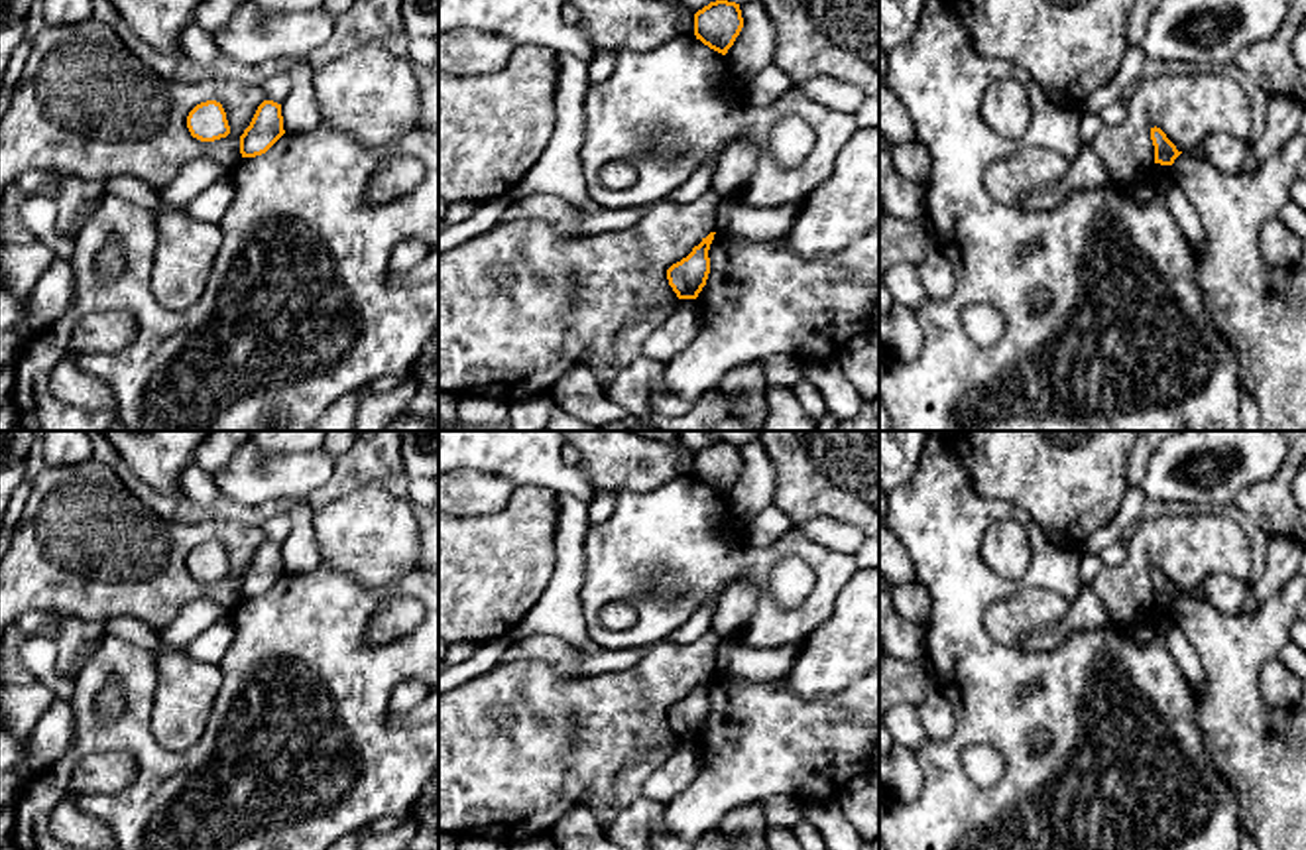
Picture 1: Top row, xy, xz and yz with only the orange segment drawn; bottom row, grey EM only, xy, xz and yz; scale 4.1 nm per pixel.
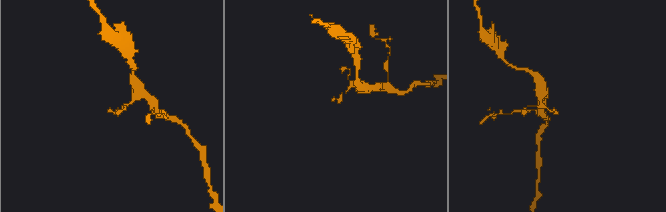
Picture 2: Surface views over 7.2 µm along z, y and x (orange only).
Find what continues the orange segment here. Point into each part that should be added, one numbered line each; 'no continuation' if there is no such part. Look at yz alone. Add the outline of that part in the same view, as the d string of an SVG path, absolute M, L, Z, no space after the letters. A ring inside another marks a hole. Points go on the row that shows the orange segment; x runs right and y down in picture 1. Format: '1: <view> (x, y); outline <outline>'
no continuation

